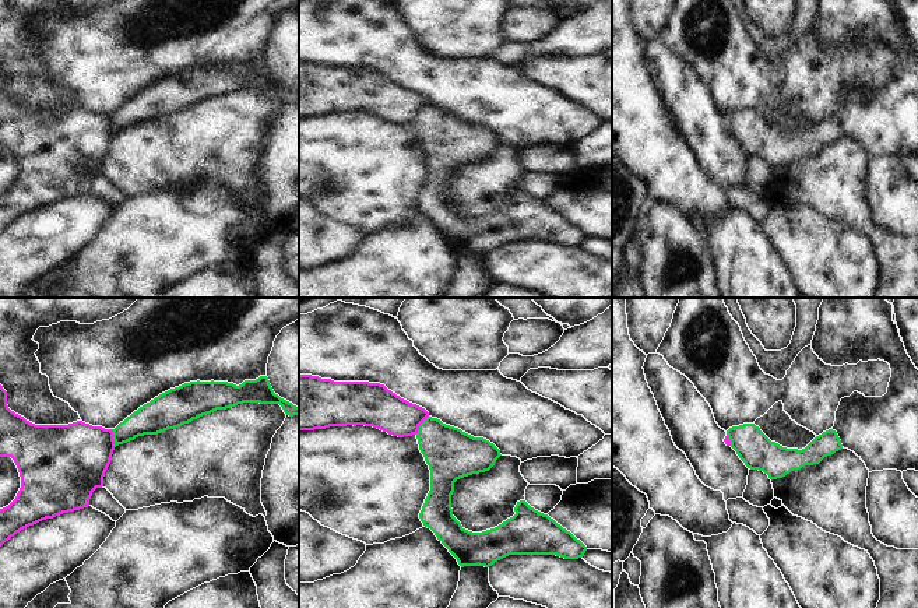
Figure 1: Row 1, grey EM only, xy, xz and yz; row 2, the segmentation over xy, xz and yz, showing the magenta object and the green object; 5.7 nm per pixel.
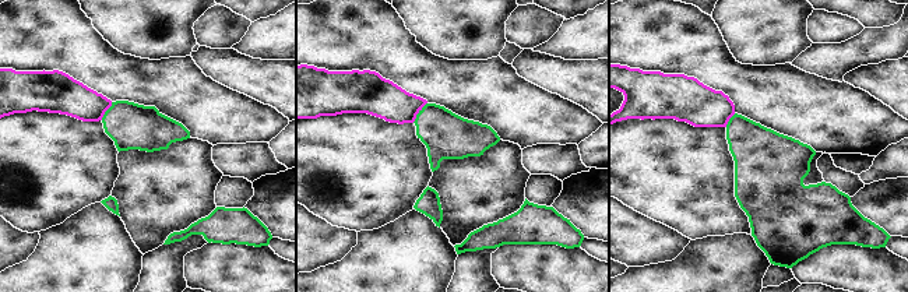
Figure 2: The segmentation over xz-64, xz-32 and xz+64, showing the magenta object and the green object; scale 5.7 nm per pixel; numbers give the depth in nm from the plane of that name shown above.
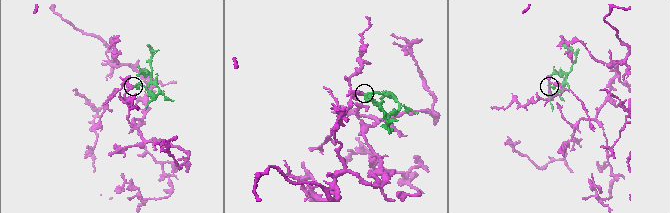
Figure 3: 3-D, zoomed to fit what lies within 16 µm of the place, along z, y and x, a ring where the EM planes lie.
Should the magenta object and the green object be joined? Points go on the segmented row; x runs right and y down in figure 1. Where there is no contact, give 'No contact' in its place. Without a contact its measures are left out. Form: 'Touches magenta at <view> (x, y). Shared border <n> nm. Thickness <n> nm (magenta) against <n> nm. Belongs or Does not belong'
Touches magenta at xz (419, 424). Shared border 130 nm. Thickness 240 nm (magenta) against 300 nm. Does not belong.

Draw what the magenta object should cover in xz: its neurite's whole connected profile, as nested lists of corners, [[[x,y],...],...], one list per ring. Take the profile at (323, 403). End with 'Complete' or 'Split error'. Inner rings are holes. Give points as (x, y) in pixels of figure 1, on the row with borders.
[[[299,375],[299,430],[330,426],[365,425],[388,435],[404,437],[416,435],[429,412],[412,404],[380,383],[334,382],[312,375]]]. Complete.

